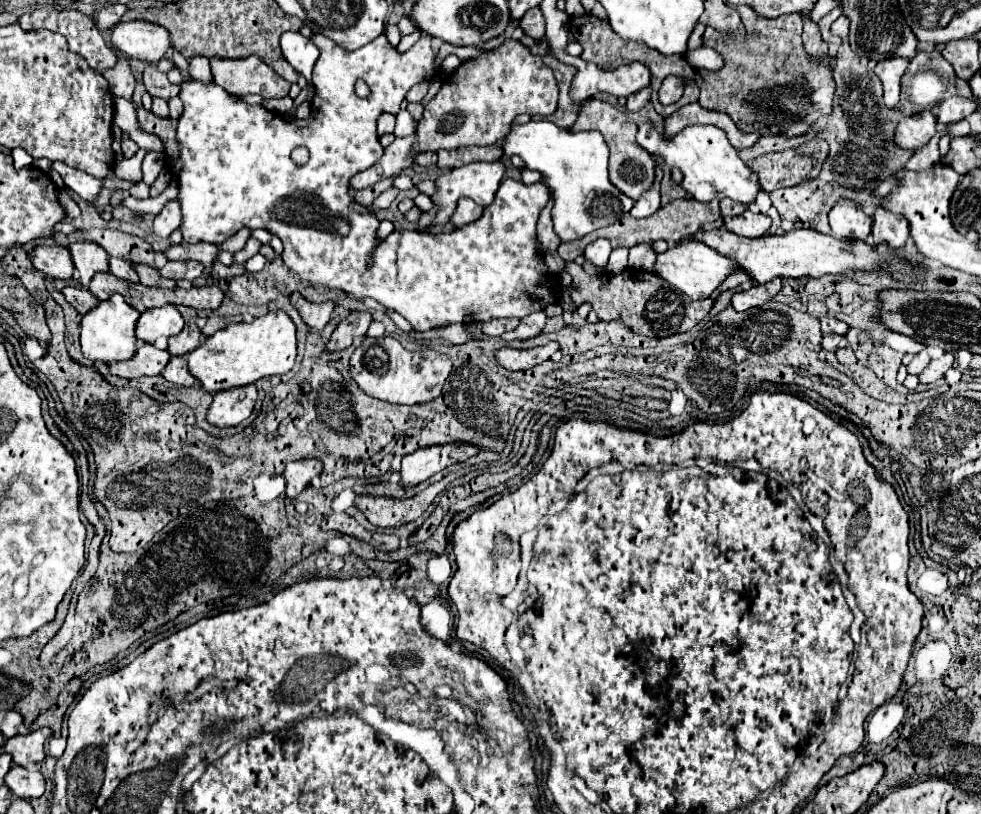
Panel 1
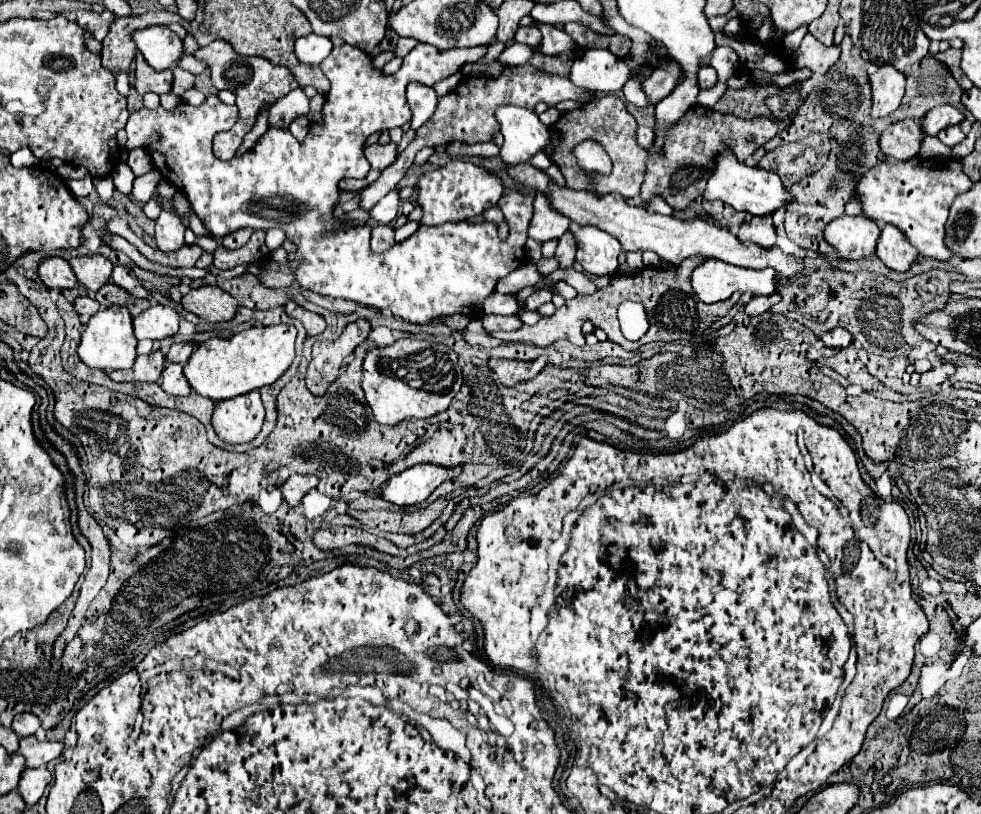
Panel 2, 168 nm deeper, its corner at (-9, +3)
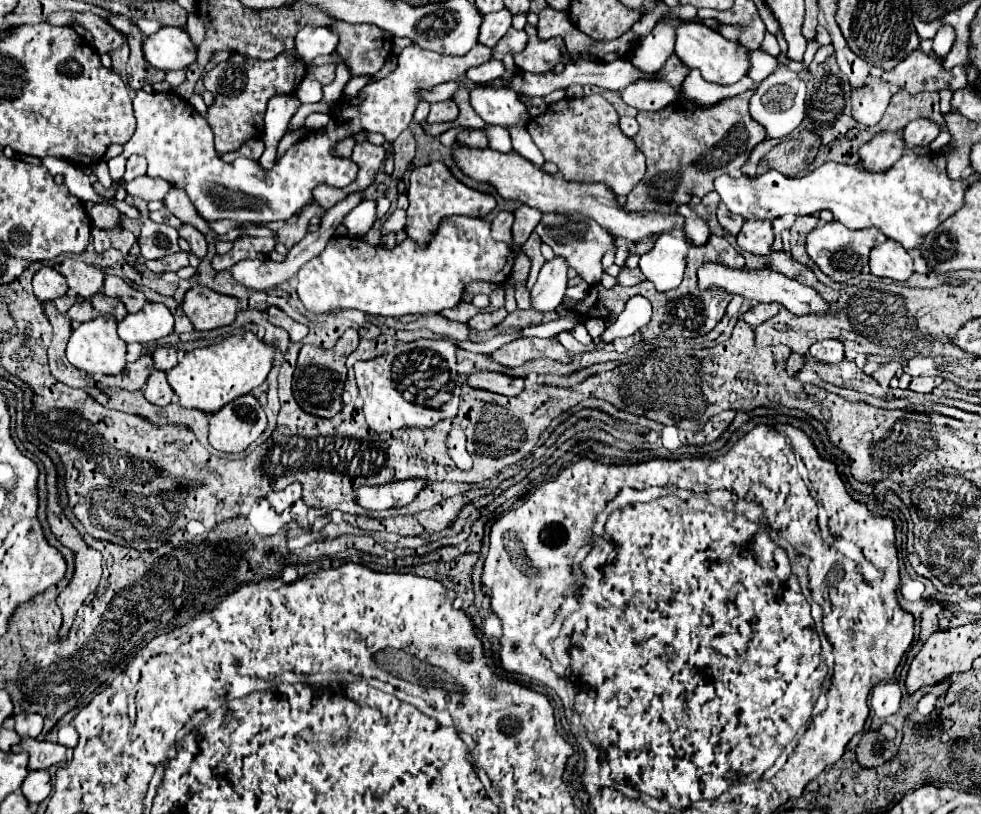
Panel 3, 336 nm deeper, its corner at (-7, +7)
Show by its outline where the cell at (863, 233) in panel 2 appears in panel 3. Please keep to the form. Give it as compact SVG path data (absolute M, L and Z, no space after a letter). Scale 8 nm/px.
M833 220L823 226L817 226L807 236L807 254L811 260L833 280L845 282L849 278L855 278L863 272L863 268L869 264L869 252L873 246L881 244L887 236L879 228L863 228L863 230L849 230L845 224Z

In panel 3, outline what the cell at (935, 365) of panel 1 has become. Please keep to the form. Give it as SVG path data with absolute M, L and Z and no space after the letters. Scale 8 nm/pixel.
M917 376L909 384L909 388L915 392L931 392L935 386L937 386L935 378L929 378L929 376Z

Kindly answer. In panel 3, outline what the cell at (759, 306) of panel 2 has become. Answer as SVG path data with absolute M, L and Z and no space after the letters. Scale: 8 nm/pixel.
M767 302L767 304L755 304L755 306L751 306L747 312L745 312L745 322L749 324L749 326L759 326L763 320L767 320L767 318L771 318L771 316L775 316L775 312L779 312L779 304L777 302Z

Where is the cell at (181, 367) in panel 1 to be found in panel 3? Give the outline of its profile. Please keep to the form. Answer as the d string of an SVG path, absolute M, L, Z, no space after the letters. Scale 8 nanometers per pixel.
M153 370L143 392L147 394L147 400L157 404L157 406L167 406L173 398L175 398L175 392L171 388L171 384L167 382L167 374L163 370Z

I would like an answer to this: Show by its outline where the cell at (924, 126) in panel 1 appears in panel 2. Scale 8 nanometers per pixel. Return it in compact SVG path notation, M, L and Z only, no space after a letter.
M905 118L901 122L891 124L879 138L879 150L887 158L895 160L911 160L917 156L921 140L925 138L919 122Z

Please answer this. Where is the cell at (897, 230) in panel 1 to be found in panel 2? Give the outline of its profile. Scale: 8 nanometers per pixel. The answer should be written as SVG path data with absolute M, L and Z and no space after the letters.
M887 224L877 240L877 258L895 272L907 272L917 260L917 250L895 226Z

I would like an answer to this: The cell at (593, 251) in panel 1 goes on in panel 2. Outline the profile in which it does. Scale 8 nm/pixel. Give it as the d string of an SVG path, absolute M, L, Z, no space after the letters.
M569 224L569 232L577 240L575 260L583 266L585 272L597 276L613 276L617 272L621 244L617 244L615 236L609 236L599 228L581 228L579 224Z

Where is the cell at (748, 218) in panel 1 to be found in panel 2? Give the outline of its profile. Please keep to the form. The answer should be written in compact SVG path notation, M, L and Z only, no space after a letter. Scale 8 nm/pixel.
M751 216L739 228L739 240L751 242L761 248L775 246L775 226L771 216Z

